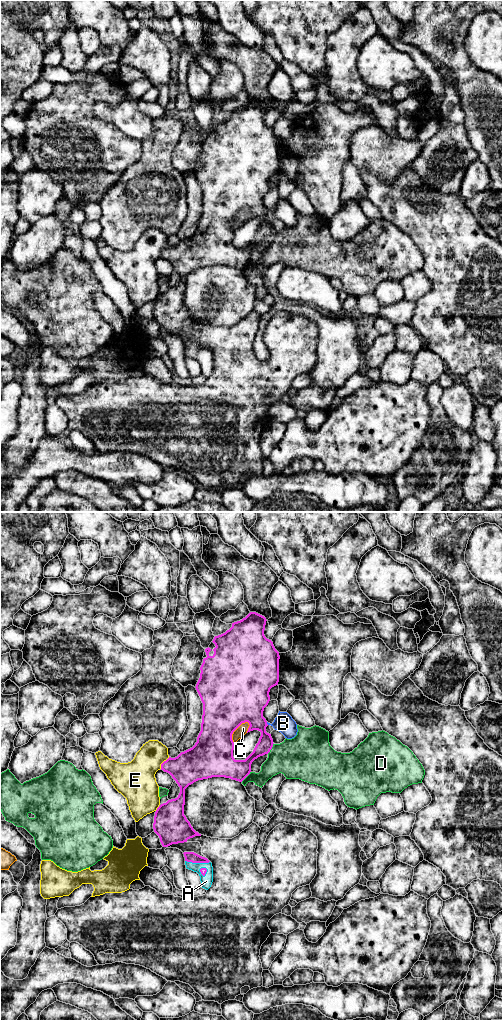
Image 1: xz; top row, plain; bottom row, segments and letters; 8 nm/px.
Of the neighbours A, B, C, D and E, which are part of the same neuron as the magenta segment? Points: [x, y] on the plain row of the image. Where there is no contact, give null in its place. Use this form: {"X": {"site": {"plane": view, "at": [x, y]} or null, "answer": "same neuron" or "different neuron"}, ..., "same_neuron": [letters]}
{"A": {"site": {"plane": "xz", "at": [197, 350]}, "answer": "same neuron"}, "B": {"site": {"plane": "xz", "at": [266, 211]}, "answer": "different neuron"}, "C": {"site": {"plane": "xz", "at": [234, 218]}, "answer": "different neuron"}, "D": {"site": {"plane": "xz", "at": [271, 236]}, "answer": "different neuron"}, "E": {"site": {"plane": "xz", "at": [163, 250]}, "answer": "different neuron"}, "same_neuron": ["A"]}

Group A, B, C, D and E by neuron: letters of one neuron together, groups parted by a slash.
A / B C / D / E

